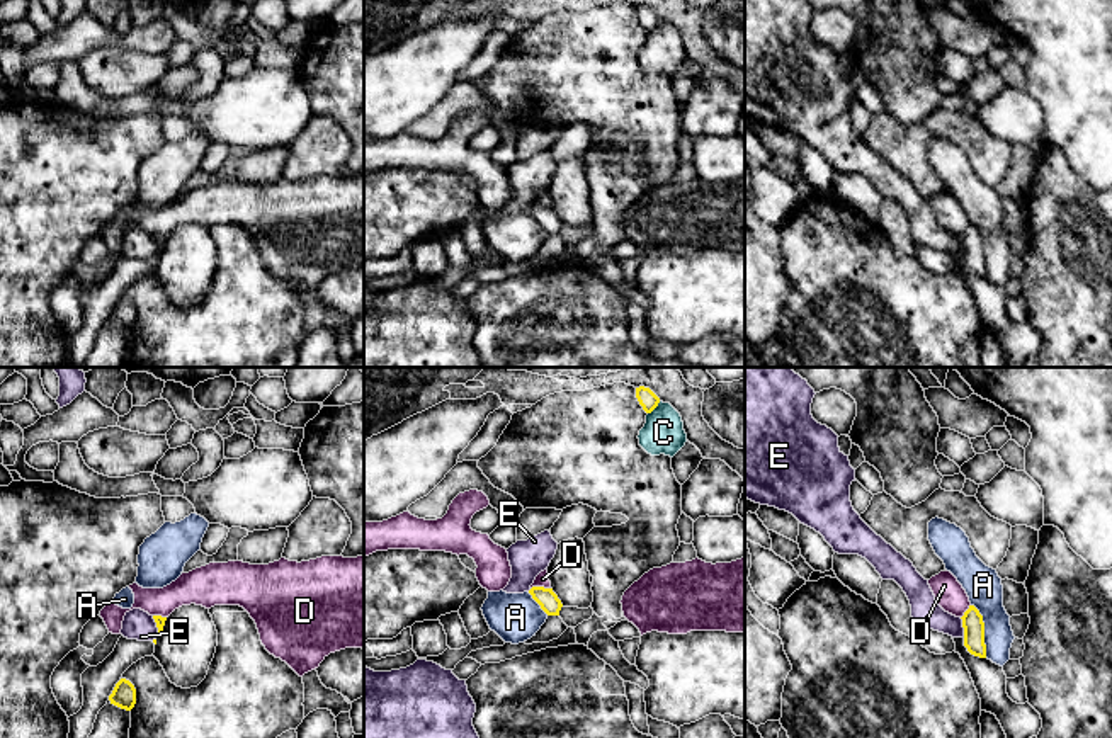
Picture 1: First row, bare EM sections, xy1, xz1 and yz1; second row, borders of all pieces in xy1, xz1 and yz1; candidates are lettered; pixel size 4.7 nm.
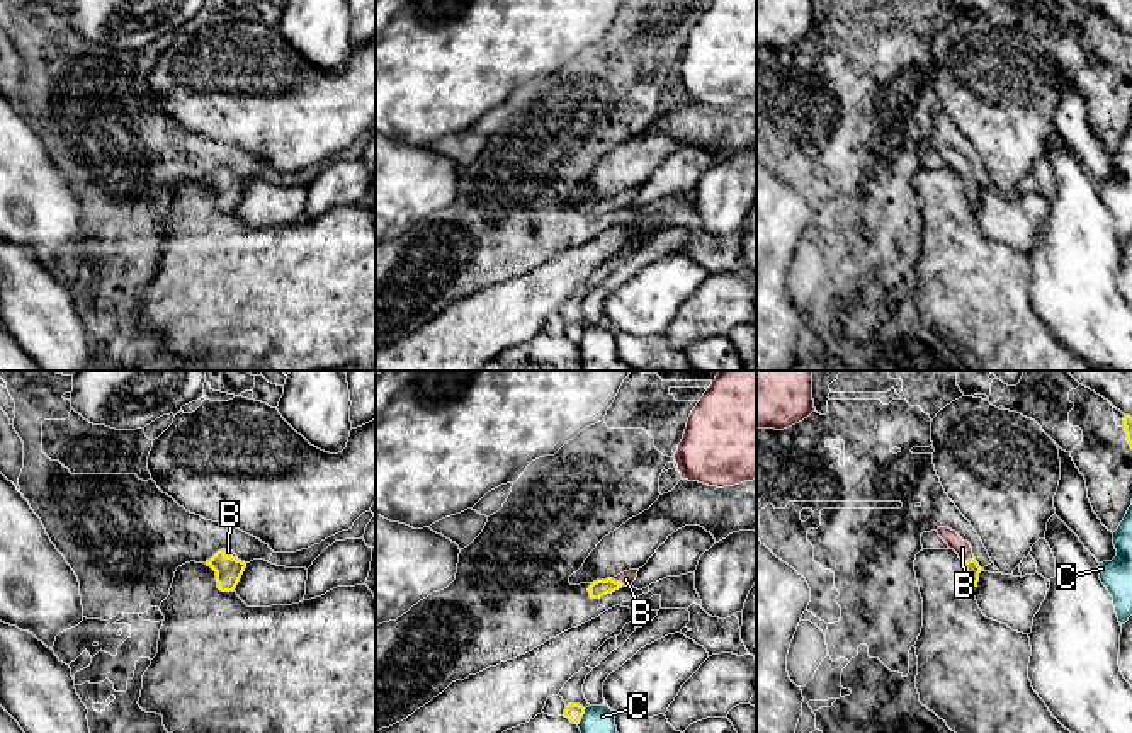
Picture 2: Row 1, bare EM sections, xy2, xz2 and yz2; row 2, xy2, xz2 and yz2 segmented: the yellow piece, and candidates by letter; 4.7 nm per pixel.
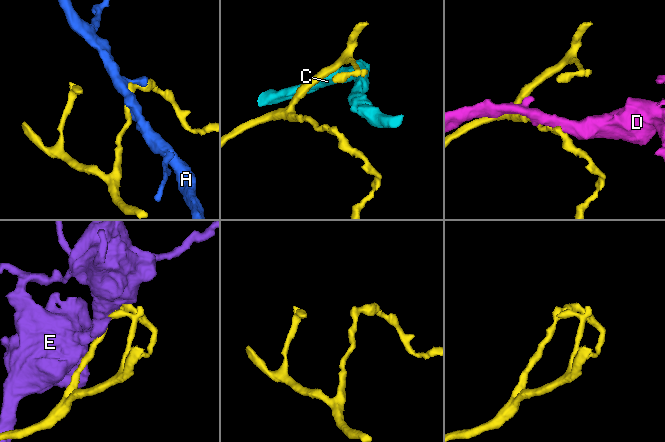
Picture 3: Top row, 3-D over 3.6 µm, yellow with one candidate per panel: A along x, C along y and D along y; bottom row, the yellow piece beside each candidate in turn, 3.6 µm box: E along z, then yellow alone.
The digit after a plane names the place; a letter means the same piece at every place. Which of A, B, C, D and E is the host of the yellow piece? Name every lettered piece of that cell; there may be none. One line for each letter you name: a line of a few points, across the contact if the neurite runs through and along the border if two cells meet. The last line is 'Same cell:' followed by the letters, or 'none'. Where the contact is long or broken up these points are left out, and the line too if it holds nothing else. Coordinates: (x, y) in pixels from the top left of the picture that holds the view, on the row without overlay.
B: xz2 (600, 206), (617, 201), (626, 198)
Same cell: B

